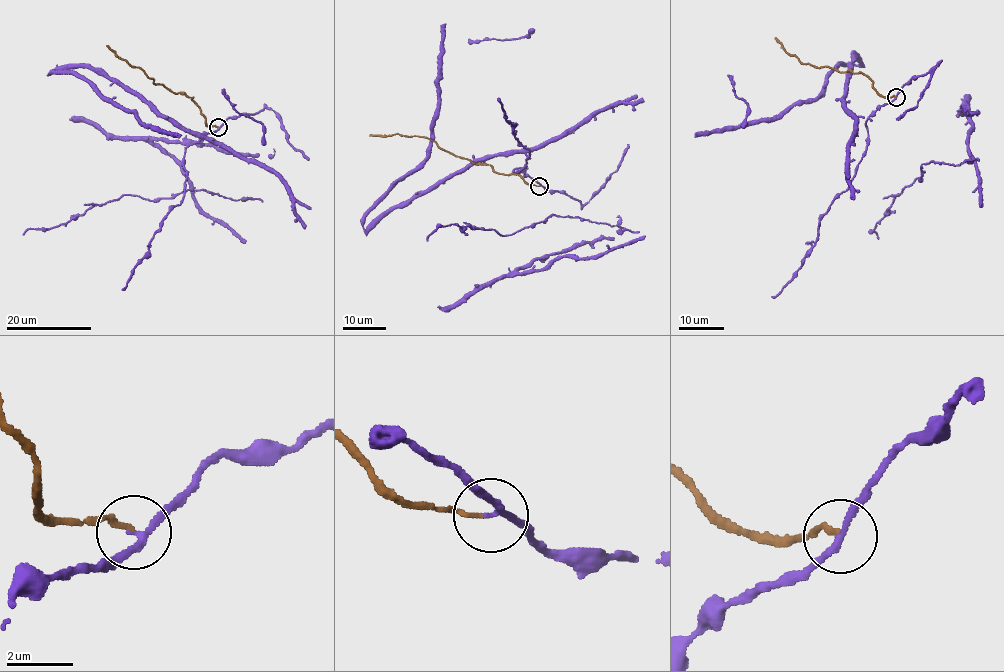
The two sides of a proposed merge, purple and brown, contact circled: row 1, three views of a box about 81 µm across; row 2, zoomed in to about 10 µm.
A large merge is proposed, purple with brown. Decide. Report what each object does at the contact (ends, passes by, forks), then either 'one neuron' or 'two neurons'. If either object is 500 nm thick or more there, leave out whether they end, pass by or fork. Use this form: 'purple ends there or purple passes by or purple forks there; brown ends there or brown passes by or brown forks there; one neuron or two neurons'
purple passes by; brown ends there; two neurons

